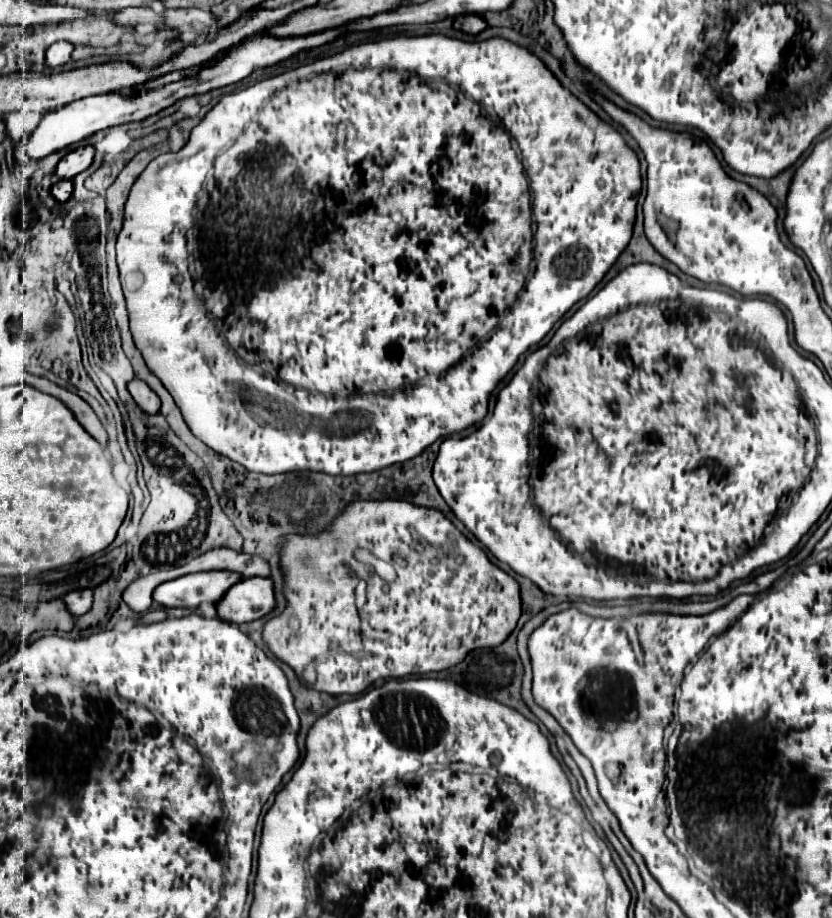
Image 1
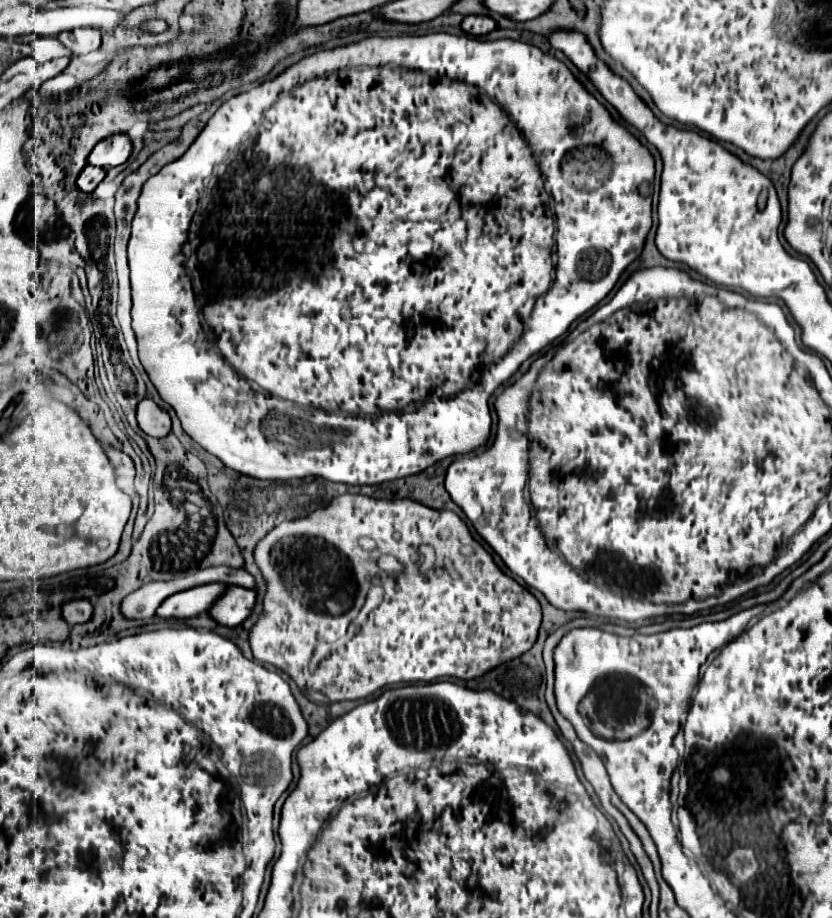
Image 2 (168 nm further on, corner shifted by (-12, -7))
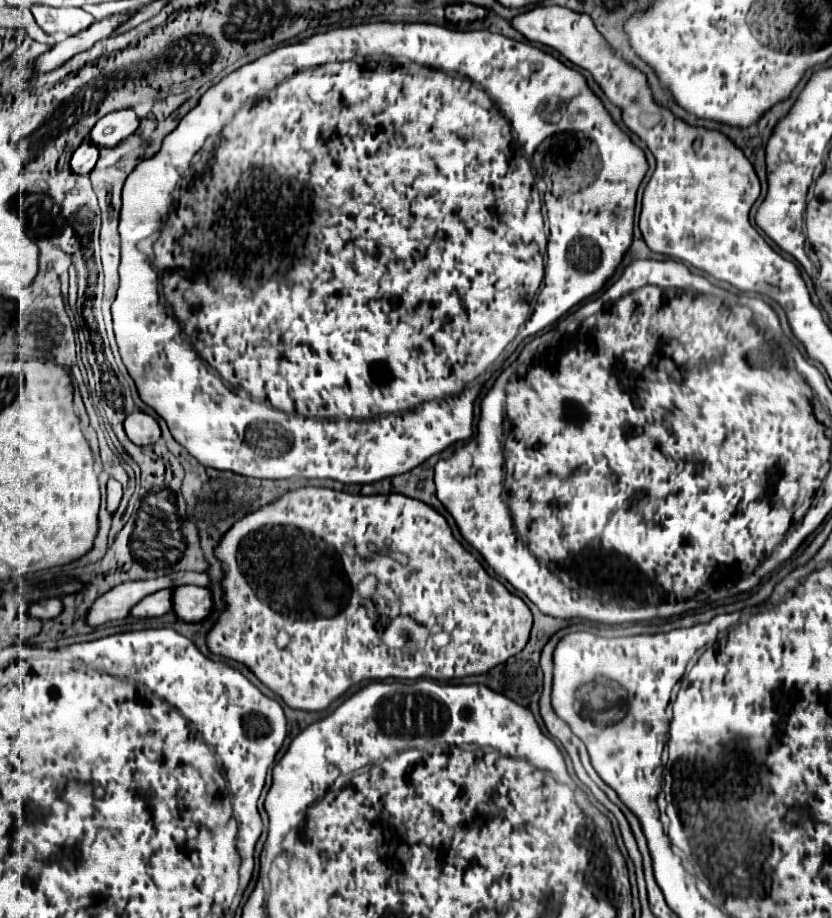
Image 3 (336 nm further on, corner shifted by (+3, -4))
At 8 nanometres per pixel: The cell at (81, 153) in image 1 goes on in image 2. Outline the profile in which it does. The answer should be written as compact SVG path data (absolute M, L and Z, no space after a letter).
M114 134L94 146L94 150L88 156L88 164L108 170L108 168L124 164L128 160L130 152L132 152L132 144L130 144L128 136Z

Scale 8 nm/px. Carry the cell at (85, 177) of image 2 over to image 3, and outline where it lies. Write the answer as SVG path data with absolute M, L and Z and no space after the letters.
M85 139L73 153L71 157L71 167L75 173L89 173L99 157L99 149L97 145L93 145L89 139Z

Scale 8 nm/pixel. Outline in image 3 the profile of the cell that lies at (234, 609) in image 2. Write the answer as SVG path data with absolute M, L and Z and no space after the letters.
M193 585L173 587L171 601L173 601L175 615L187 623L197 623L205 619L213 607L211 591L205 587L193 587Z

